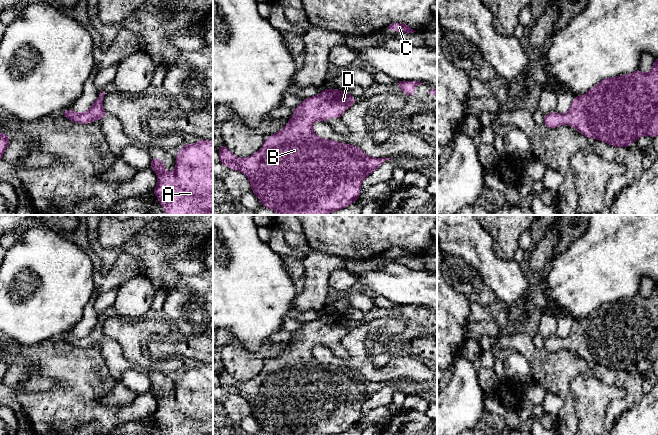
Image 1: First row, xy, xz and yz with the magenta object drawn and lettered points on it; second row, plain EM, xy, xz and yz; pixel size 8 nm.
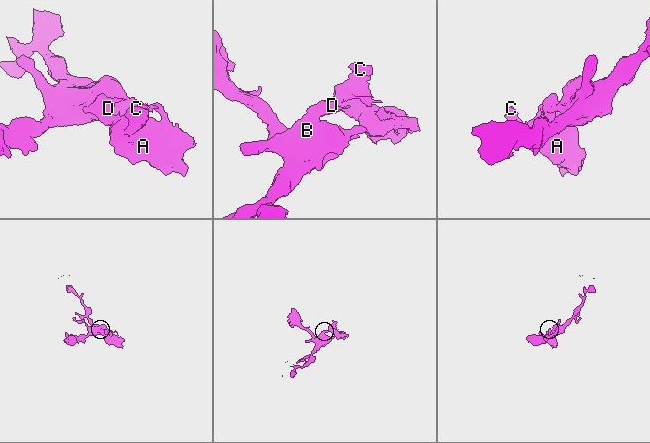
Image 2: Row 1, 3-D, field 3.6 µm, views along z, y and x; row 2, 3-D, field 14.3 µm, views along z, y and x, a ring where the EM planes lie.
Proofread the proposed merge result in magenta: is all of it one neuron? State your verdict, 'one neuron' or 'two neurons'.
one neuron

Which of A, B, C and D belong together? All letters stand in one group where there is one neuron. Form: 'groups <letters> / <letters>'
groups A B C D

